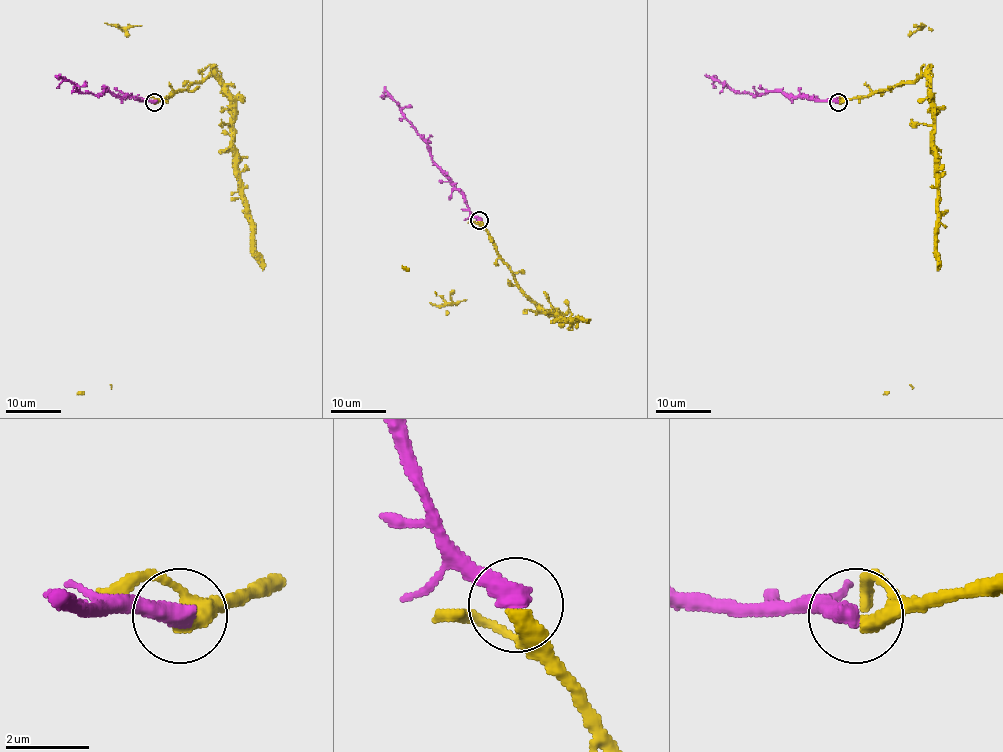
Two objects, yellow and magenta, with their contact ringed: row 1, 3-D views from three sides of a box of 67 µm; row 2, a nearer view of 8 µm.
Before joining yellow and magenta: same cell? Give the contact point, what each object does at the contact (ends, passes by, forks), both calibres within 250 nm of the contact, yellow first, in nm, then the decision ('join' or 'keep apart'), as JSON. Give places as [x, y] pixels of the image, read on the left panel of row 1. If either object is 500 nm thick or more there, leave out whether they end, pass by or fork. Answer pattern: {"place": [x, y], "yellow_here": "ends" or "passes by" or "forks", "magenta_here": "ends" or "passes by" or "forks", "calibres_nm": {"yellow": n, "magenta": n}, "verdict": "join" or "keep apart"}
{"place": [154, 102], "calibres_nm": {"yellow": 320, "magenta": 500}, "verdict": "join"}

